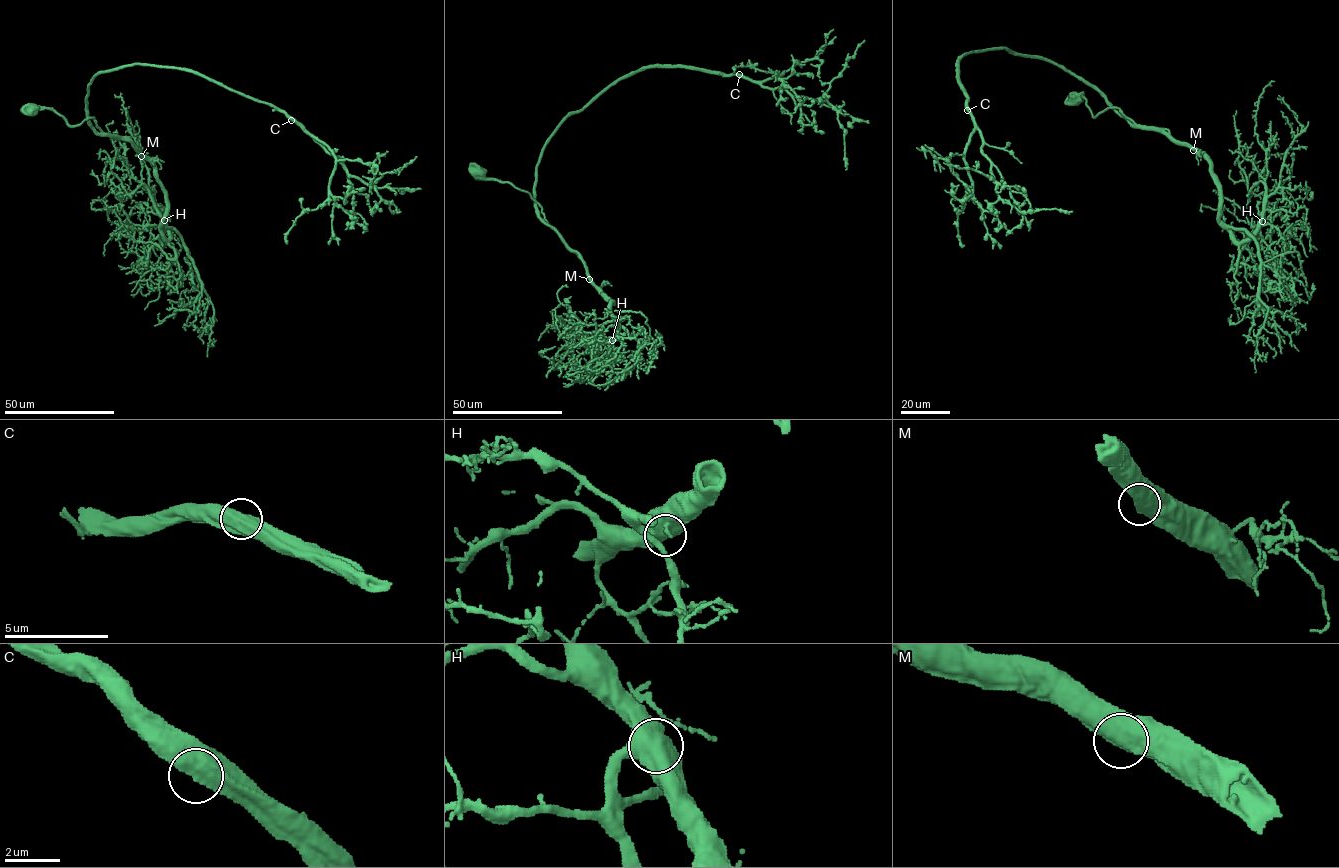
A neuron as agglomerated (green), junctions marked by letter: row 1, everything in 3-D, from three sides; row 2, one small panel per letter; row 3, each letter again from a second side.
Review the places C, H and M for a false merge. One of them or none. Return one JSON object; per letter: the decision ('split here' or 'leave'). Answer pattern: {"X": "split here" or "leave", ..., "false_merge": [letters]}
{"C": "leave", "H": "leave", "M": "leave", "false_merge": []}

